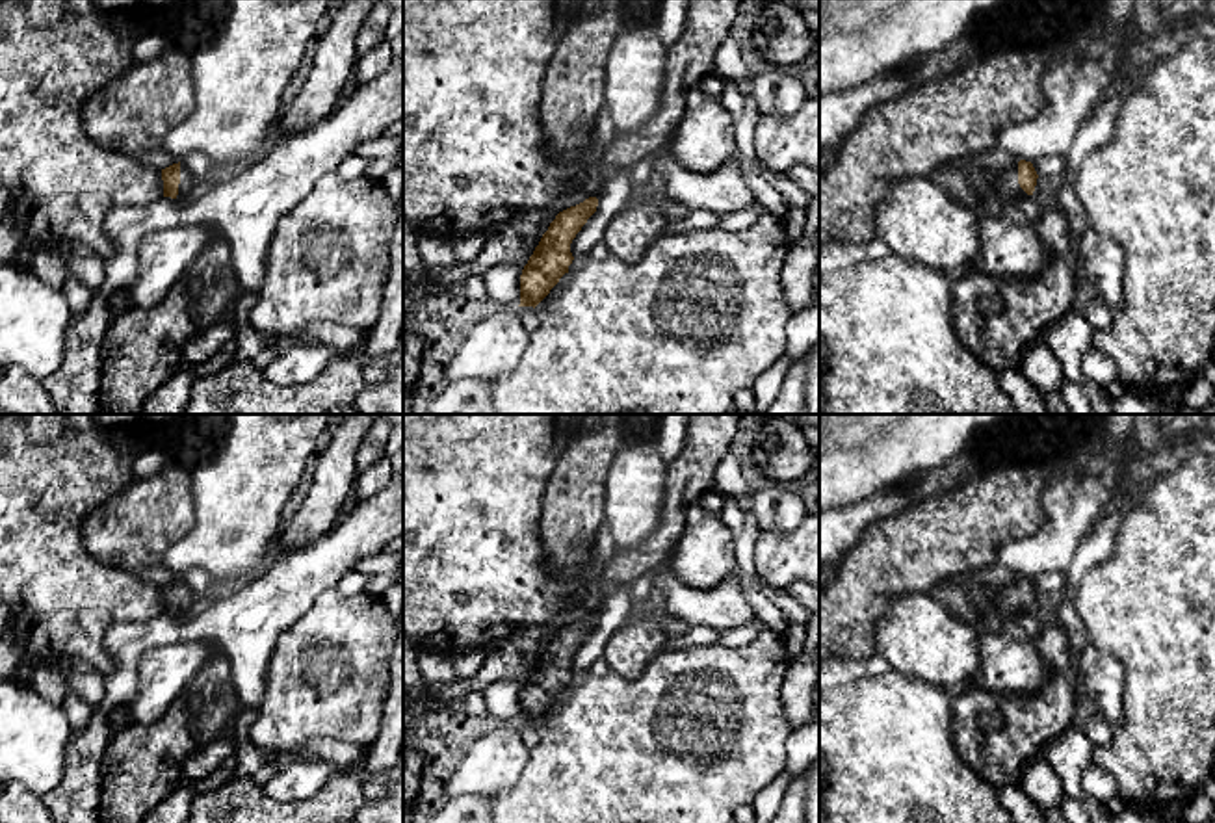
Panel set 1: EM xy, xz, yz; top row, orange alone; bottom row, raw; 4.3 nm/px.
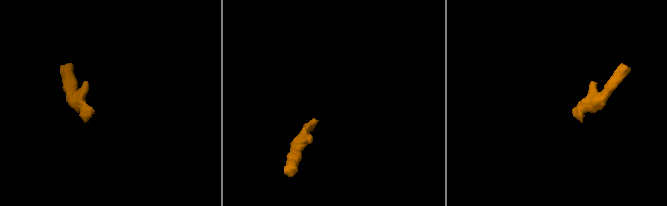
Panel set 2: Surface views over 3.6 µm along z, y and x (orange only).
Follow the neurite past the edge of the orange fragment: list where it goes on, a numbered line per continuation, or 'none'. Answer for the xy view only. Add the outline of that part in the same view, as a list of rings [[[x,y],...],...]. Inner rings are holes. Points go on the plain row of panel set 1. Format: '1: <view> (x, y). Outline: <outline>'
1: xy (186, 600). Outline: [[[180,581],[180,600],[178,600],[178,611],[176,615],[184,615],[195,602],[195,593]]]

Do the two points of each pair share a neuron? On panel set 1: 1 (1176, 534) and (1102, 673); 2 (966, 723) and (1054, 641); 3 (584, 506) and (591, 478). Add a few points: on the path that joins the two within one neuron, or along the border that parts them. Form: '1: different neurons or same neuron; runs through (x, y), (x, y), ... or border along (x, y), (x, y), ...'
1: different neurons; border along (1091, 641), (1121, 666), (1121, 699)
2: same neuron; runs through (1000, 723), (1024, 719), (1058, 686), (1058, 675)
3: same neuron; runs through (584, 498), (584, 485)

